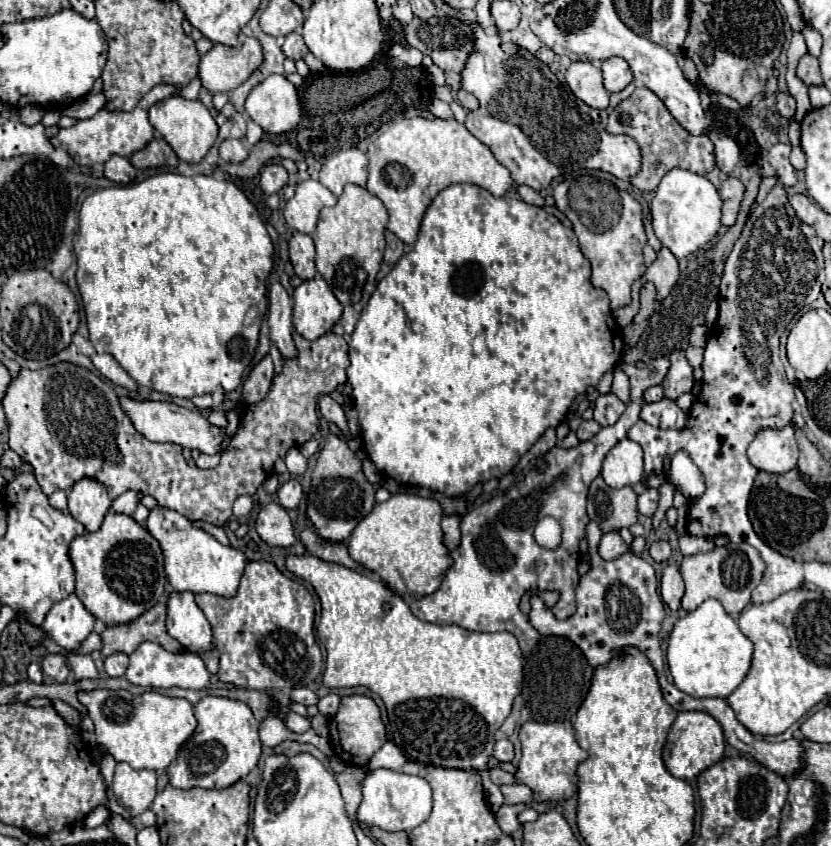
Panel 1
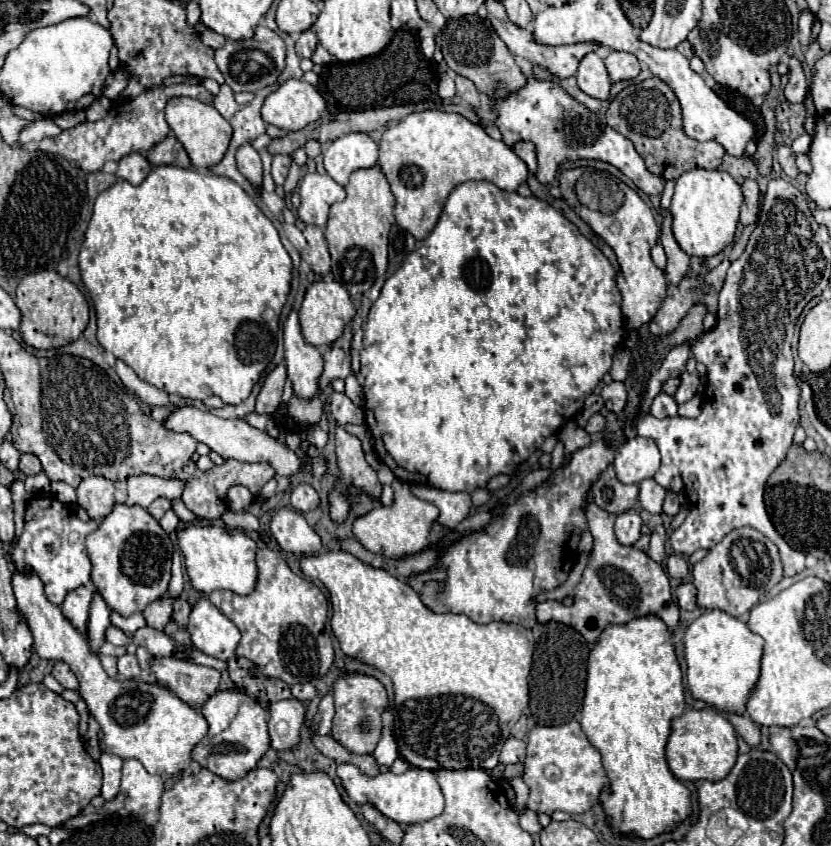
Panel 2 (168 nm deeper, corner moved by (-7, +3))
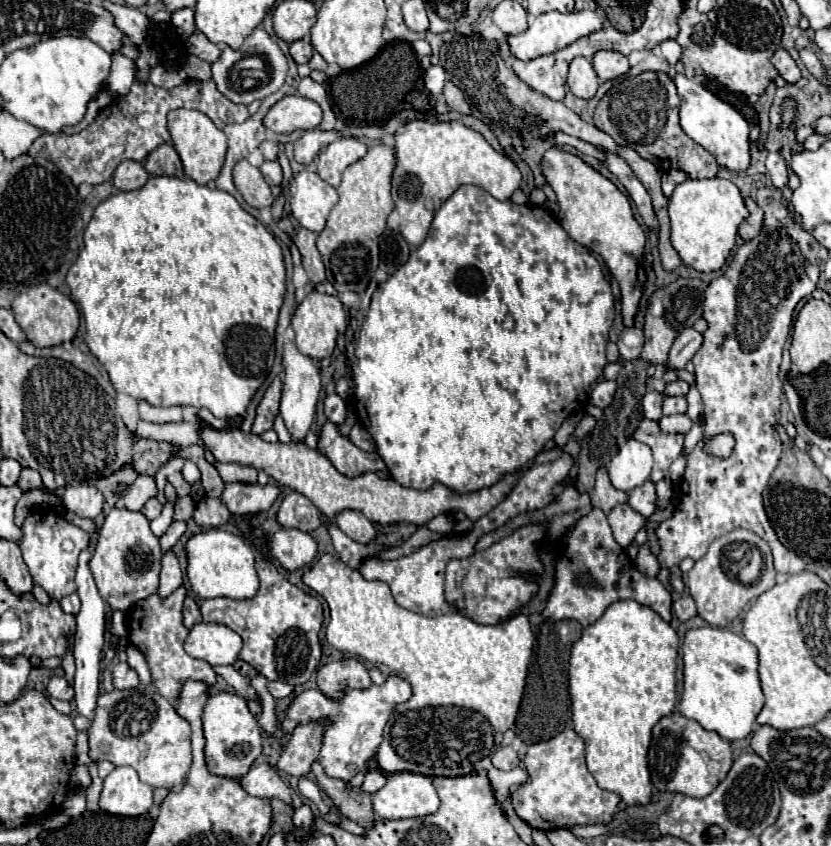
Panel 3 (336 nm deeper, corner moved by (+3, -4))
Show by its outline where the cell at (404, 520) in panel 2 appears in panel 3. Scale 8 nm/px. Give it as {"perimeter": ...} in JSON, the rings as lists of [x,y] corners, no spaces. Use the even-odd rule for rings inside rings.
{"perimeter":[[[341,511],[337,515],[337,527],[353,541],[367,545],[377,539],[375,523],[371,523],[363,513],[359,511]]]}

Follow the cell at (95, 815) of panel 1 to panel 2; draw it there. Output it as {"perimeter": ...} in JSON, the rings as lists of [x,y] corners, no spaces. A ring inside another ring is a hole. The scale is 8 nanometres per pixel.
{"perimeter":[[[103,752],[99,764],[101,764],[101,768],[103,768],[103,790],[101,790],[101,794],[103,794],[105,800],[111,800],[111,798],[115,798],[117,792],[119,792],[123,760],[121,760],[119,756],[113,756],[113,754]]]}

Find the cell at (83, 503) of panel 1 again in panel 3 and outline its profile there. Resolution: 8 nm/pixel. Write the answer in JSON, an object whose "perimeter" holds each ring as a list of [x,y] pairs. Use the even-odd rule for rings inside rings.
{"perimeter":[[[69,485],[63,493],[63,505],[79,517],[97,519],[103,513],[105,499],[93,485]]]}

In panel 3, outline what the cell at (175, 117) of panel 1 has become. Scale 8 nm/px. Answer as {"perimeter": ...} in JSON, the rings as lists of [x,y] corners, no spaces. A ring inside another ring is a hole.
{"perimeter":[[[173,109],[173,111],[169,111],[167,129],[171,133],[173,147],[183,161],[185,175],[199,185],[207,185],[209,181],[213,181],[217,177],[217,173],[221,171],[221,165],[225,159],[225,151],[227,151],[225,133],[205,113],[195,111],[195,109]]]}

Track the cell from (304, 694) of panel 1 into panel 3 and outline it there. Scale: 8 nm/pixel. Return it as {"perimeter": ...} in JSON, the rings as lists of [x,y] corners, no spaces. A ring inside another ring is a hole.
{"perimeter":[[[271,681],[267,687],[269,687],[269,693],[275,699],[283,699],[283,697],[289,697],[293,693],[291,685],[285,685],[285,683],[279,683],[279,681]]]}

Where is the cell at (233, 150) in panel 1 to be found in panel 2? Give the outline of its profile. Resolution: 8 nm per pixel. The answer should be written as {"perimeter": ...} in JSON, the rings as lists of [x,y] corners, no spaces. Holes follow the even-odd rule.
{"perimeter":[[[245,144],[245,146],[239,148],[239,152],[237,152],[237,166],[239,166],[239,172],[253,186],[261,188],[261,184],[263,184],[263,164],[261,164],[259,152],[251,144]]]}

